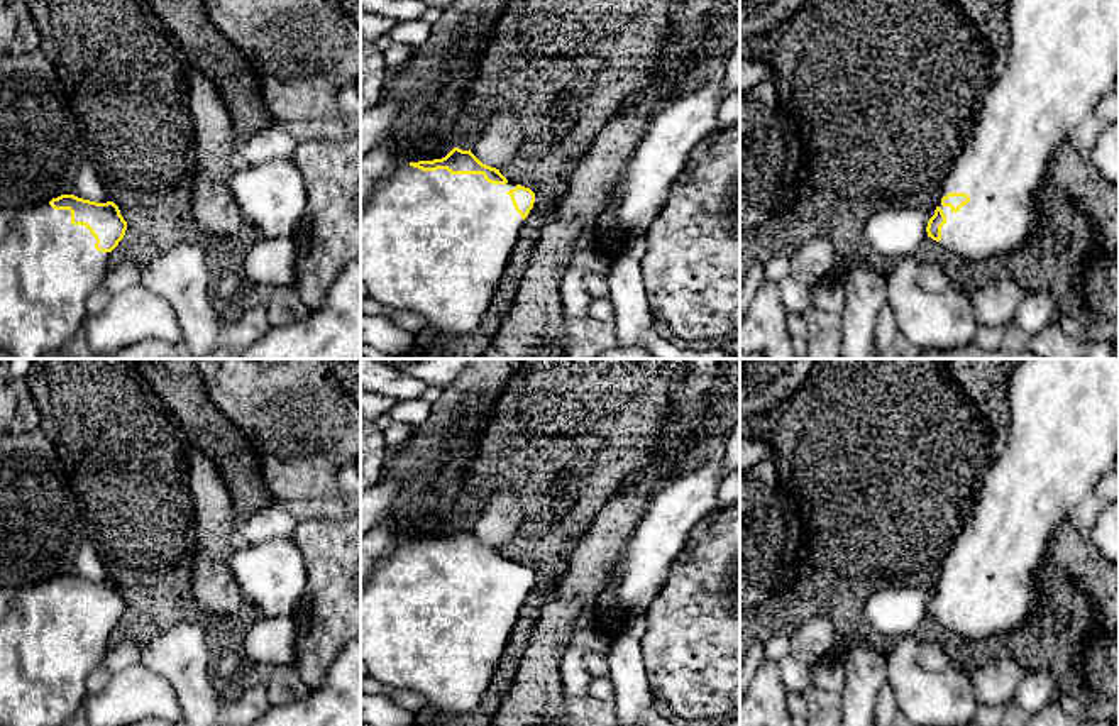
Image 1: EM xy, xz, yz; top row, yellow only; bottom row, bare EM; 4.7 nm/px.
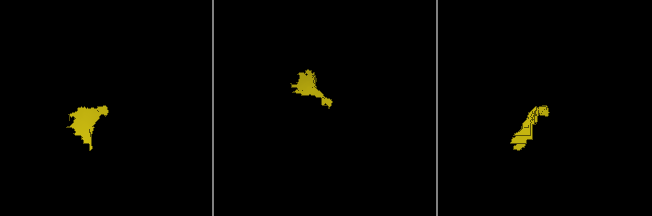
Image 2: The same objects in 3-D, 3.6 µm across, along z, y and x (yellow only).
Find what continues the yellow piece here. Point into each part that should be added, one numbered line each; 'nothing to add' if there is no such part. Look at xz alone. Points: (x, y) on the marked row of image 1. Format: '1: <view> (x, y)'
1: xz (432, 242)

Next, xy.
1: xy (48, 266)

